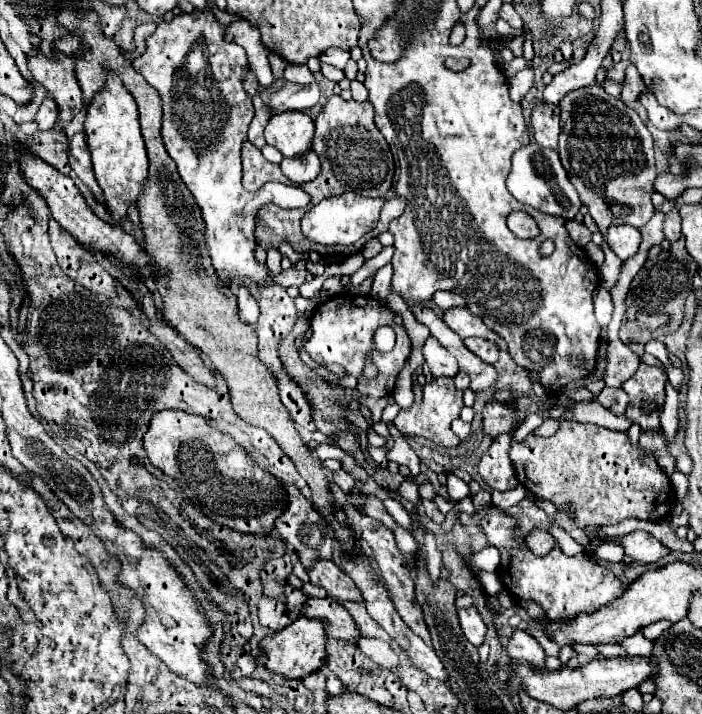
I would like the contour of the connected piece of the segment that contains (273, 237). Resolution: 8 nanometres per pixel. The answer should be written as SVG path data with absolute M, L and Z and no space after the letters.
M263 206L257 212L257 230L255 230L255 238L257 244L267 252L269 248L279 250L279 246L283 242L289 242L291 248L297 254L307 256L309 252L317 252L321 256L349 256L359 252L367 238L361 238L357 244L353 246L321 246L315 244L311 240L307 240L301 230L299 230L299 220L301 216L307 212L307 208L299 208L299 210L283 210L279 206Z

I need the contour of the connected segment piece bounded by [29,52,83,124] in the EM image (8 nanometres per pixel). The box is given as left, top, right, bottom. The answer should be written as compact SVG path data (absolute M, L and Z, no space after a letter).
M37 52L29 58L33 78L45 86L53 100L57 100L59 124L71 122L83 110L83 96L75 78L75 63L73 56L67 54L57 54L55 60L49 60Z

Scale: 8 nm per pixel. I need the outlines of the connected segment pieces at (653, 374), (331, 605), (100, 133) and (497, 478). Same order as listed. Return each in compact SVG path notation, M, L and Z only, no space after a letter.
M639 364L637 372L621 384L621 388L631 398L625 416L633 424L639 424L641 430L661 434L659 416L665 404L665 384L667 384L665 370L647 364Z
M309 598L305 602L305 608L301 610L303 616L321 620L325 624L329 638L341 638L355 642L359 638L359 630L349 616L349 612L333 598Z
M115 74L107 76L105 90L99 92L89 104L83 126L91 152L93 172L103 190L105 206L113 220L123 220L127 218L129 206L135 204L137 196L141 194L141 188L145 188L145 176L149 176L149 160L141 136L137 104Z
M511 434L497 436L479 462L479 474L493 490L511 490L513 486L517 486L517 478L513 474L513 462L509 460L509 448L511 448Z

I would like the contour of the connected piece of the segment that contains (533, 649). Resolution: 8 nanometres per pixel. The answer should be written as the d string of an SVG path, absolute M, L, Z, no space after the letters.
M515 630L513 632L513 636L507 642L507 652L509 652L509 656L511 656L513 662L525 660L525 662L529 662L529 664L533 664L537 668L545 668L545 658L547 658L545 650L525 630Z

